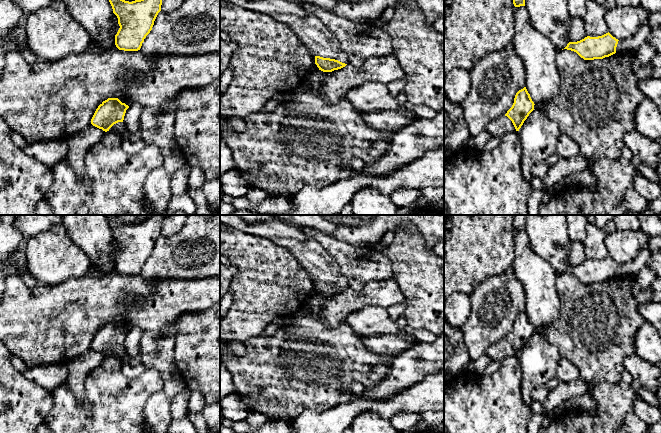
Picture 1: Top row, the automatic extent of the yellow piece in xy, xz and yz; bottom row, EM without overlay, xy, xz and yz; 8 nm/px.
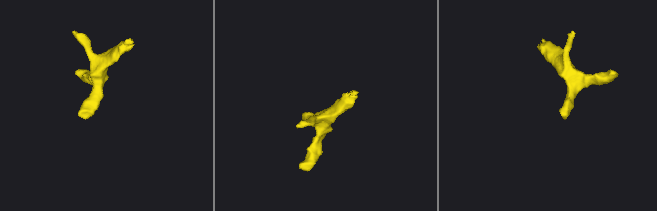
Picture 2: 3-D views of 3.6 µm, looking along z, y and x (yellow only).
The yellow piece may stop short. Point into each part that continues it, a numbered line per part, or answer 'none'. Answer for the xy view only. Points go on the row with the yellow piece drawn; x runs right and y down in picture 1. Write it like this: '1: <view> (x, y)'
1: xy (119, 128)

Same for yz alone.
1: yz (500, 127)

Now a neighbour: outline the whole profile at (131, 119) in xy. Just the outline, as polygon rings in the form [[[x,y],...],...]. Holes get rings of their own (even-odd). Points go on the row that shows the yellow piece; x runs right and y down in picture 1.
[[[138,103],[129,106],[129,108],[126,110],[123,122],[130,136],[134,135],[139,129],[139,119],[141,112],[142,108]]]

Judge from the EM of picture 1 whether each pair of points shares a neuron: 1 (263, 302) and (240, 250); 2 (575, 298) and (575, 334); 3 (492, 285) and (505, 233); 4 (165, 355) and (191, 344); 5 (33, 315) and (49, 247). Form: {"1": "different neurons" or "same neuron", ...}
{"1": "same neuron", "2": "same neuron", "3": "different neurons", "4": "different neurons", "5": "different neurons"}

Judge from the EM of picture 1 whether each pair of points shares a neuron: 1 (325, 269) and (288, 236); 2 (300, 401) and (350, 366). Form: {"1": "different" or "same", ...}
{"1": "same", "2": "same"}

